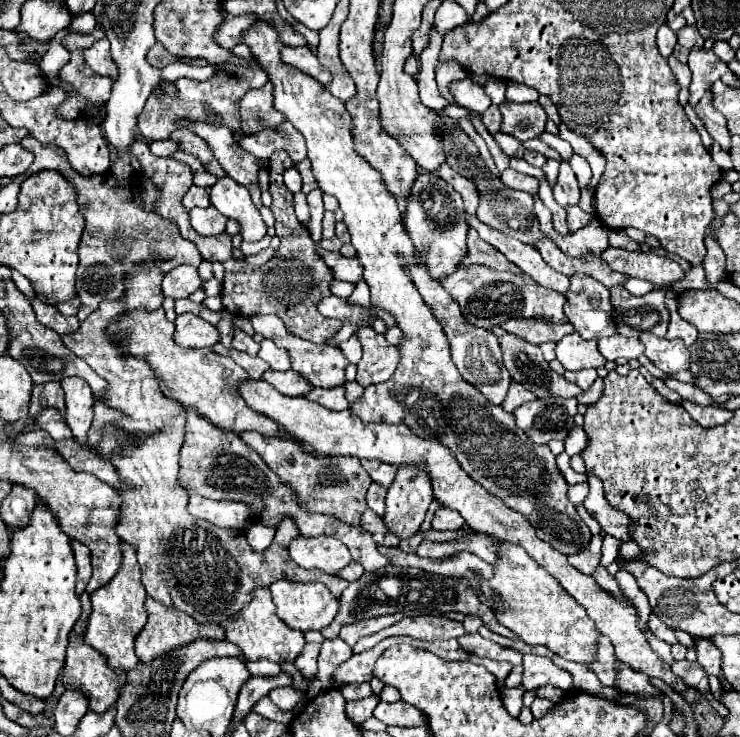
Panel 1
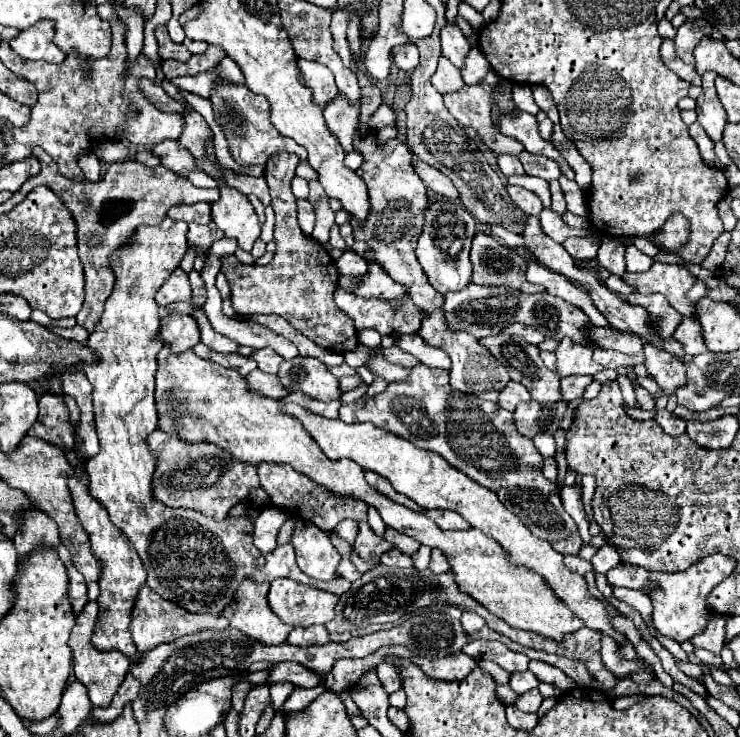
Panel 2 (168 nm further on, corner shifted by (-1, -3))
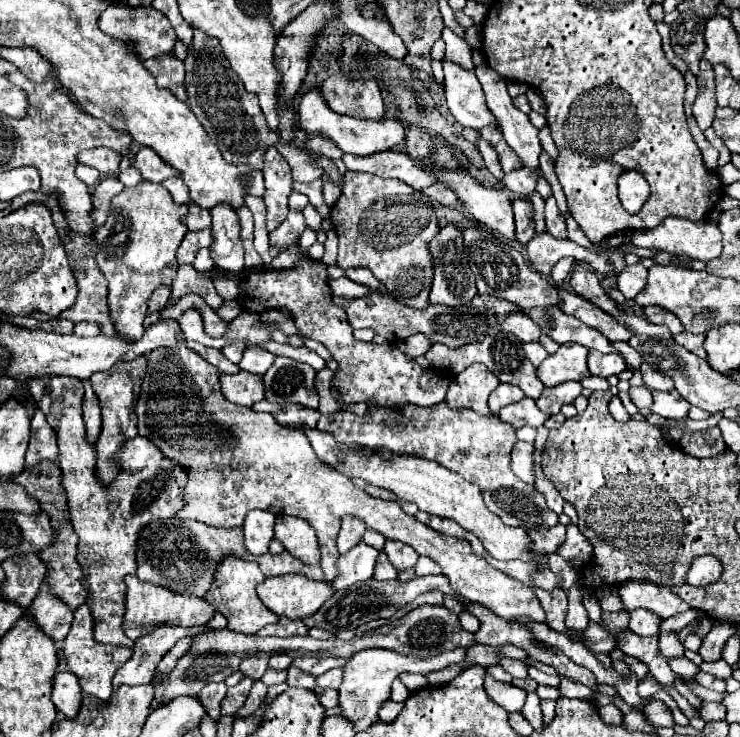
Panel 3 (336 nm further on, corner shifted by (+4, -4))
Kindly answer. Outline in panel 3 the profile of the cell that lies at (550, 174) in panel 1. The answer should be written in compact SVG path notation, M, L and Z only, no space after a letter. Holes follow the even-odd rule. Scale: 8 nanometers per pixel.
M548 198L548 202L546 202L546 226L548 226L548 232L550 232L554 238L558 238L558 240L568 240L566 222L564 222L564 218L560 218L558 206L556 206L556 200L554 200L554 198Z

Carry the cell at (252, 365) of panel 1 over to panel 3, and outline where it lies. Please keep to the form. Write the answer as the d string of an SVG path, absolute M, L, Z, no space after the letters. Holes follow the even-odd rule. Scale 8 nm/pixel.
M186 342L186 346L194 352L198 352L204 360L208 360L212 366L216 366L220 372L224 374L236 374L240 368L236 364L232 364L220 350L214 350L214 348L208 348L208 346L202 346L200 342Z

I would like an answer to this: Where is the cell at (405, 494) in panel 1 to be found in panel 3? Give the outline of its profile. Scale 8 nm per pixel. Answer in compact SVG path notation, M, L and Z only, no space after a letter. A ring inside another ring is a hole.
M388 540L386 546L384 546L384 552L386 552L390 564L392 564L396 570L414 568L416 562L418 562L416 550L412 550L412 548L410 548L408 544L404 544L404 542L392 542L392 540Z

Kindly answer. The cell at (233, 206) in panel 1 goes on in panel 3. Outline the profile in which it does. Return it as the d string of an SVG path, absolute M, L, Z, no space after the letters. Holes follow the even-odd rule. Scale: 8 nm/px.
M228 204L214 206L212 214L212 246L210 256L224 274L240 274L244 270L244 248L240 240L240 220Z

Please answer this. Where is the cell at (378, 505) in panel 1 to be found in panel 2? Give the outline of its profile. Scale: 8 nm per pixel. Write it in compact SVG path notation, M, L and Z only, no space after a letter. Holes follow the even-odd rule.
M369 509L367 521L369 521L369 525L371 525L371 529L373 529L375 533L379 533L379 535L385 533L385 523L383 523L383 519L379 517L379 513L377 513L375 509Z

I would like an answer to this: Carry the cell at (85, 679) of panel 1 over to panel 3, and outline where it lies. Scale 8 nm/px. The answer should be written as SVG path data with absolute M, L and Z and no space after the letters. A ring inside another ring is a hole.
M82 604L74 612L74 622L72 622L72 628L70 628L68 636L62 642L62 652L64 652L64 658L66 658L66 662L70 666L70 670L78 676L82 692L92 694L92 696L96 696L100 700L108 700L110 694L112 694L112 678L114 678L116 670L120 666L124 666L124 662L128 662L128 658L132 656L132 650L124 648L124 646L100 644L100 642L94 640L92 630L94 630L94 620L92 620L90 608L86 604Z

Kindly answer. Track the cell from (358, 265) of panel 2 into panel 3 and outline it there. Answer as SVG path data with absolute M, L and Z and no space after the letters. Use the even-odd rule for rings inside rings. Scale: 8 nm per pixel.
M364 268L346 270L346 278L350 278L350 280L352 280L352 282L356 282L356 284L362 284L362 286L374 288L374 290L378 290L380 294L388 294L388 290L384 288L384 284L382 284L382 282L378 282L370 270L364 270Z

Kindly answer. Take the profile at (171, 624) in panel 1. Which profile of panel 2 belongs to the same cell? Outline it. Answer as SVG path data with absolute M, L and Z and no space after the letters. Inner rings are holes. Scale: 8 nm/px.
M147 585L141 587L137 601L135 601L135 609L133 609L133 619L129 625L131 631L131 639L137 645L137 651L149 651L155 649L161 643L171 643L183 635L191 635L203 629L215 629L215 627L229 627L229 621L221 615L221 617L213 617L213 615L197 615L197 613L189 613L185 609L181 609L179 605L161 599L157 593L153 593L153 589L149 589Z

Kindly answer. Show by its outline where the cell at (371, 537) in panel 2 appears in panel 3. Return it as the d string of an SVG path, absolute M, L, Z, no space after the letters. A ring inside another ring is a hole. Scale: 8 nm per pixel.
M364 542L356 544L350 552L346 552L344 556L338 558L338 562L336 562L338 576L332 580L330 586L334 590L342 590L356 582L364 582L364 580L372 578L376 558L378 558L378 550L374 550L372 546L368 546Z

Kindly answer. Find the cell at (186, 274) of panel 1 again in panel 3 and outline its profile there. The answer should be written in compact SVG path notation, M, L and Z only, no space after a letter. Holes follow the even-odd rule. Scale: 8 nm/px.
M160 286L160 288L156 288L154 290L154 294L150 296L150 300L148 300L148 314L152 314L152 312L158 312L158 310L162 310L166 304L168 304L168 300L170 300L170 286Z

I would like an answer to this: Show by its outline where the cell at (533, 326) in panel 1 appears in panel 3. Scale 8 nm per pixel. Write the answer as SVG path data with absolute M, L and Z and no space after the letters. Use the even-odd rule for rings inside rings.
M514 310L504 320L502 328L514 336L518 336L522 342L536 342L540 338L540 328L526 316L522 310Z

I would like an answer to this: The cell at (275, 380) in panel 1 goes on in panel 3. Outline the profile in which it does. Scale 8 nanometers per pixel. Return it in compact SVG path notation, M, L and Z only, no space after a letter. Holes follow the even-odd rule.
M240 370L240 374L220 374L222 394L240 406L252 406L264 398L264 382L262 376L248 374Z

